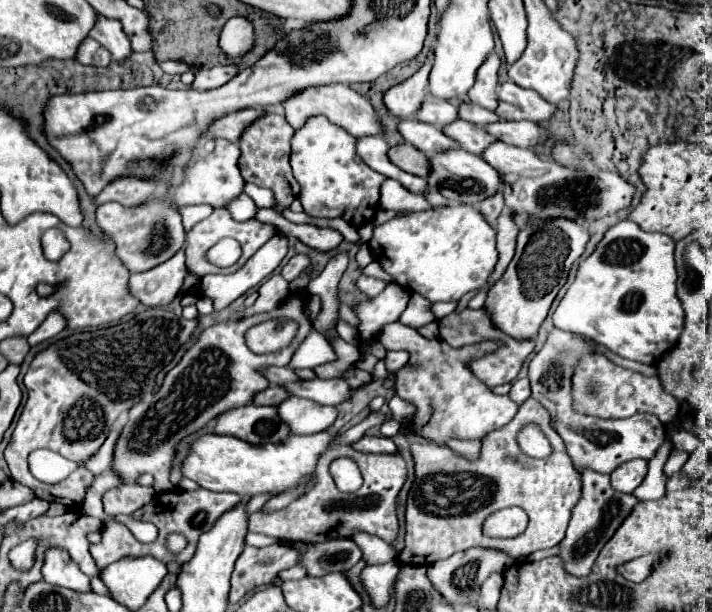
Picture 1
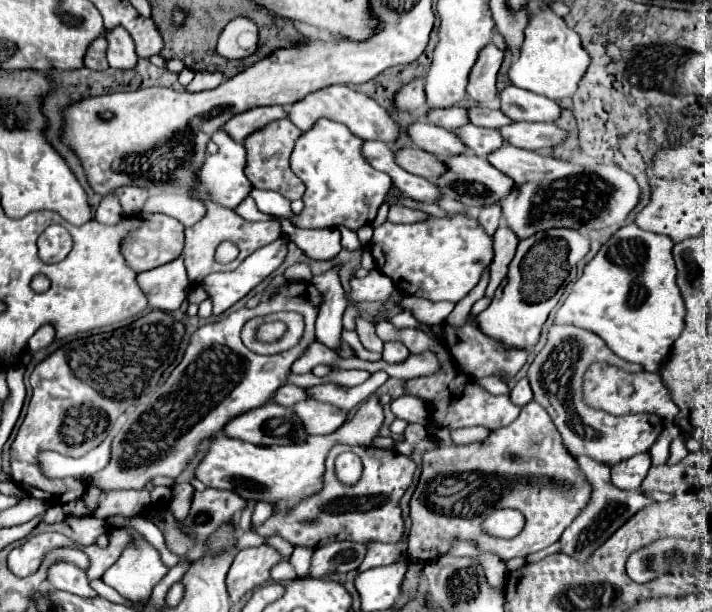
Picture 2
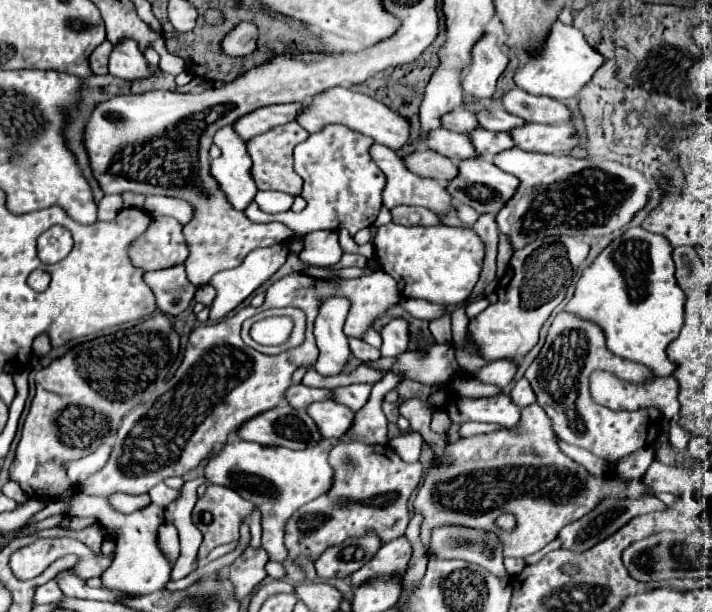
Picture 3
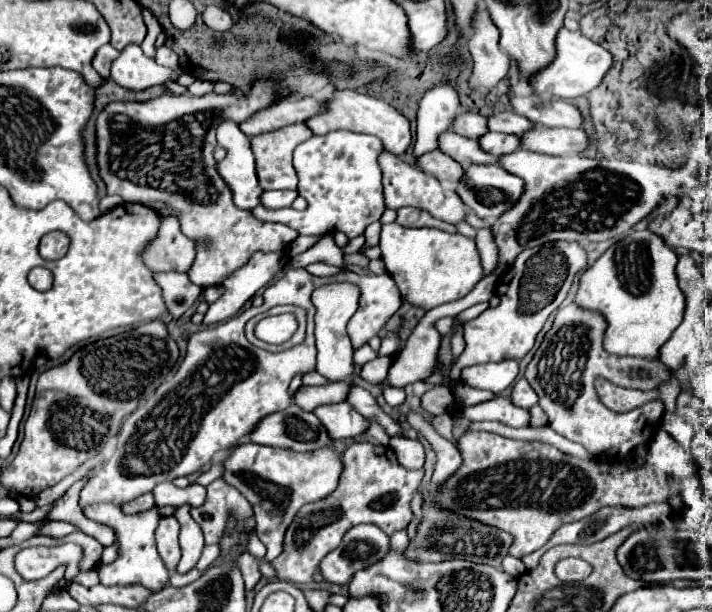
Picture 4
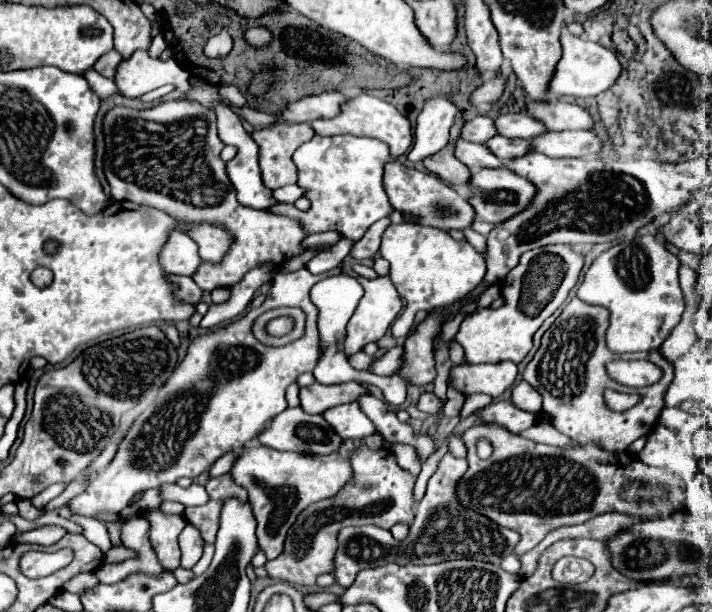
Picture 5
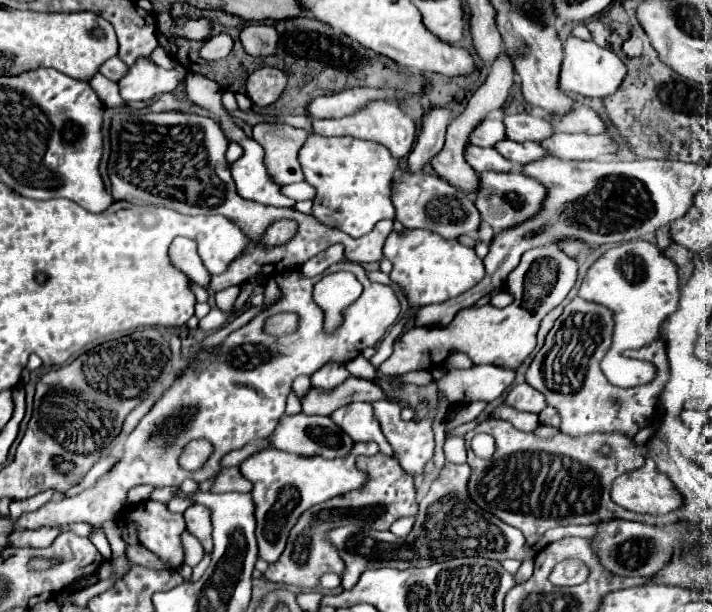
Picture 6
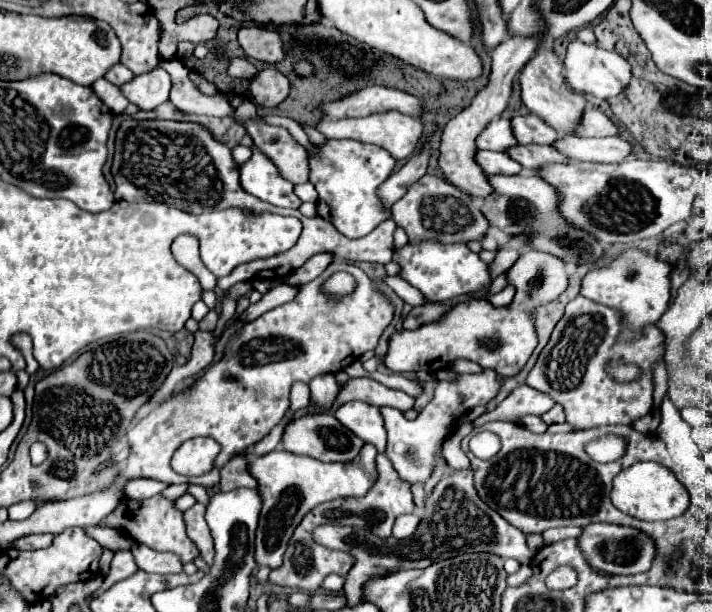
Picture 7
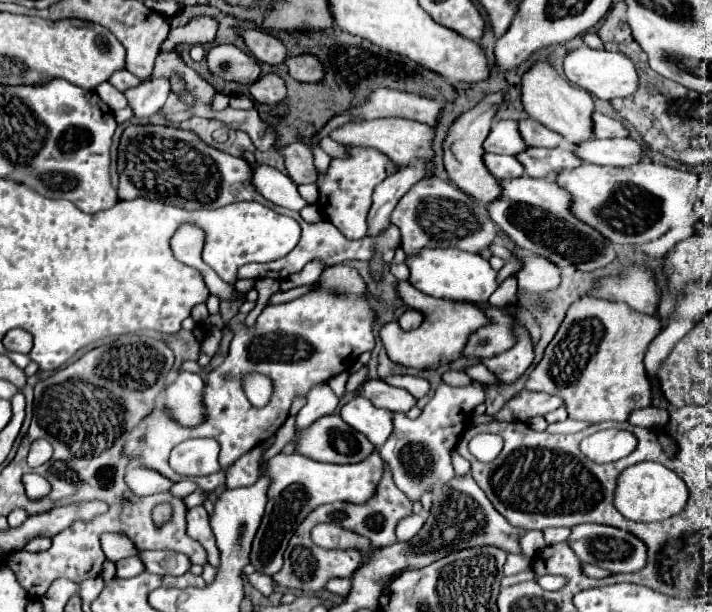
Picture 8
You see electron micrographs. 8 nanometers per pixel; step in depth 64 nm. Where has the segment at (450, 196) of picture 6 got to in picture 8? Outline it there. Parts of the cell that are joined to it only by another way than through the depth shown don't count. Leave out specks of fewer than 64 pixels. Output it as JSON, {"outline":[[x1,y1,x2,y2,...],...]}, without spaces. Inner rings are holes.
{"outline":[[424,176,420,184,414,184,404,198,392,210,392,224,400,228,404,252,418,252,420,248,448,248,458,246,468,252,480,252,488,248,494,240,494,224,488,216,476,206,476,200,456,188,448,180,436,176]]}

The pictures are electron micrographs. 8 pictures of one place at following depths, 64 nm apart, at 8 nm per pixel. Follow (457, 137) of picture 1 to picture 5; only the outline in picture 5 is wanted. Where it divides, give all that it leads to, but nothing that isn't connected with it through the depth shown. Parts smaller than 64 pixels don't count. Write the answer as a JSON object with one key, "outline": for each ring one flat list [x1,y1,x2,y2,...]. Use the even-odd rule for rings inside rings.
{"outline":[[492,136,488,142,486,142,486,148,498,156,498,158,504,158,504,160,510,160,510,158,516,158,516,156,522,156,530,150,530,142,528,140,508,140,504,136]]}

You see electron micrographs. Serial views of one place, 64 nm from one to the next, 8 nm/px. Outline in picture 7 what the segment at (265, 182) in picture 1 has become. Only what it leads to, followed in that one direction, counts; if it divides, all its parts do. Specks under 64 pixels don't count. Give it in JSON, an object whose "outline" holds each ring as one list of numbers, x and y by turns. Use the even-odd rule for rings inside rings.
{"outline":[[246,98,242,102,244,104,238,106,234,118,246,126,254,144,260,146,260,150,274,162,282,178,286,178,292,184,306,182,308,180,308,160,306,160,304,146,300,146,286,128,256,122,254,120,256,106,250,104,250,100]]}

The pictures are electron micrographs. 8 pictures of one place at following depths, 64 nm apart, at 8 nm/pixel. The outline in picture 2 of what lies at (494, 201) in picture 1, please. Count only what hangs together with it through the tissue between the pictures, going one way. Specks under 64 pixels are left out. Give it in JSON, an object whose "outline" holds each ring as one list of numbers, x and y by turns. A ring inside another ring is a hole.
{"outline":[[494,202,490,206,482,206,478,210,478,220,480,224,484,226,484,230,488,234,494,234,494,230,500,226,500,220,502,220,502,208,500,208,500,202]]}

